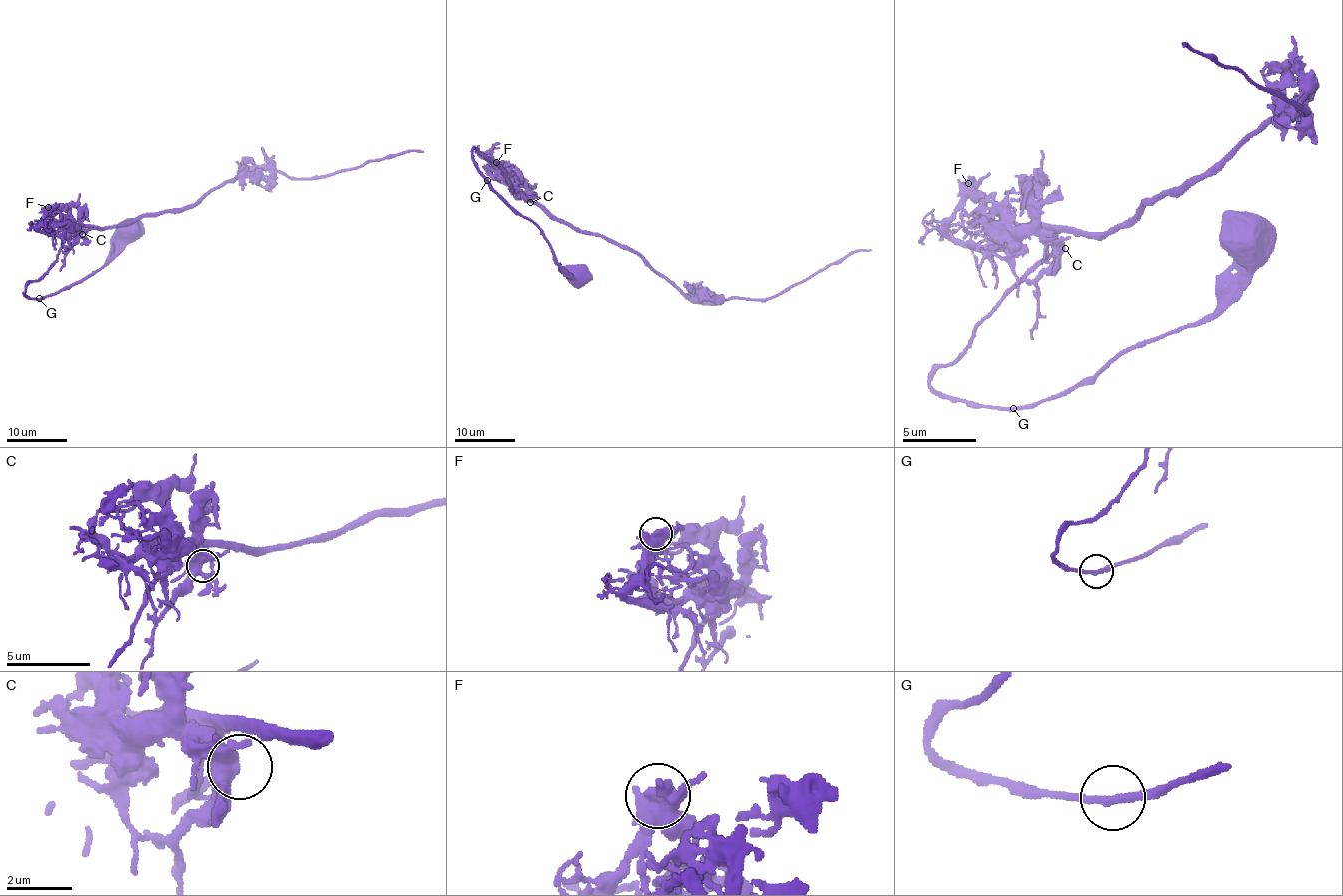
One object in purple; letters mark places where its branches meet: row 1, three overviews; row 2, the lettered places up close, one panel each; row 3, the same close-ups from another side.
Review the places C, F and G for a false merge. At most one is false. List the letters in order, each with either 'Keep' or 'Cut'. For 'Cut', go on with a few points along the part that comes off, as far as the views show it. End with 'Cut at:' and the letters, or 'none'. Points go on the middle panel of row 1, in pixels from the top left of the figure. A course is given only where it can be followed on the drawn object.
C: Keep
F: Keep
G: Keep
Cut at: none

